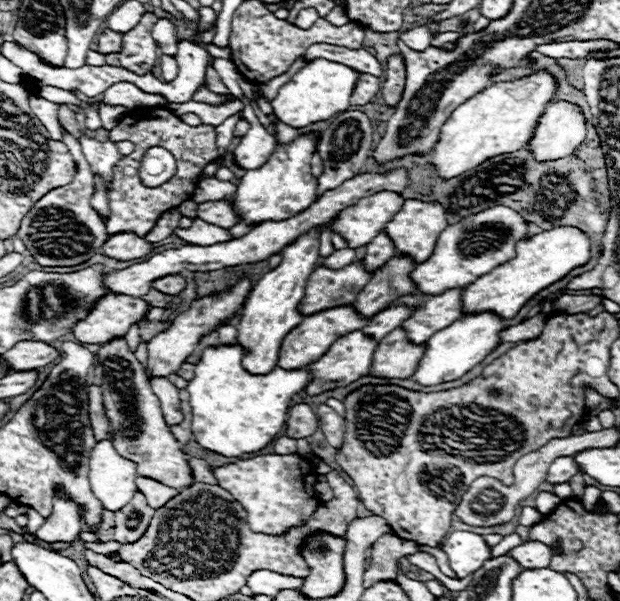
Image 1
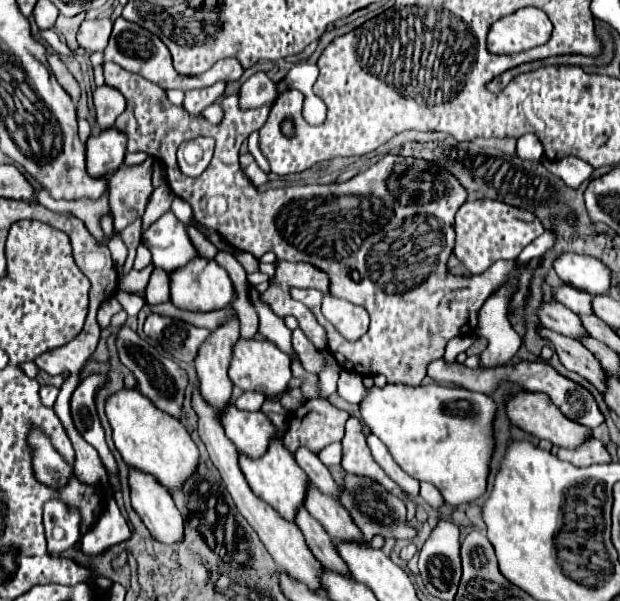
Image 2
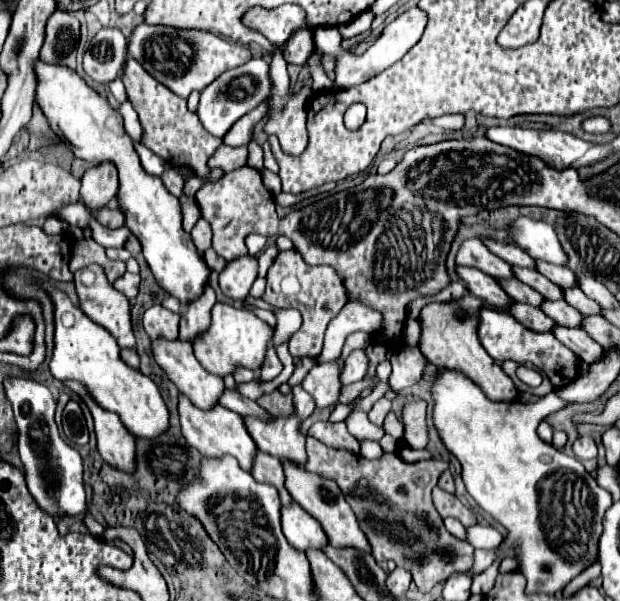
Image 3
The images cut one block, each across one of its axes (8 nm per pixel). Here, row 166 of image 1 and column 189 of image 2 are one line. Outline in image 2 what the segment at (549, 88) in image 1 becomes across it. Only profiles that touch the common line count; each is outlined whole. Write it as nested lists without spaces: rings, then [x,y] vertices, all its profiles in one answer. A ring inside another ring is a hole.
[[[118,390],[110,394],[104,412],[112,426],[114,446],[126,464],[138,466],[138,470],[146,470],[148,474],[156,474],[158,482],[162,482],[162,486],[168,490],[182,486],[188,474],[194,472],[194,466],[198,464],[198,448],[192,442],[188,430],[178,418],[158,410],[138,390]]]

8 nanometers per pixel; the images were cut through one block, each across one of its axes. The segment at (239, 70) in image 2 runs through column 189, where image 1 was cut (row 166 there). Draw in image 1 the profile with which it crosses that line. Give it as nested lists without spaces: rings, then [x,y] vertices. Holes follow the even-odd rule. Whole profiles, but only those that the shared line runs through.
[[[64,132],[62,142],[66,144],[74,157],[76,176],[70,184],[58,186],[58,188],[50,190],[48,194],[44,194],[32,206],[32,210],[26,214],[26,218],[22,220],[22,226],[18,230],[18,238],[36,256],[36,262],[40,266],[76,266],[76,264],[82,264],[90,256],[94,256],[108,238],[98,212],[90,204],[92,194],[94,194],[92,170],[84,158],[79,140],[70,132]]]

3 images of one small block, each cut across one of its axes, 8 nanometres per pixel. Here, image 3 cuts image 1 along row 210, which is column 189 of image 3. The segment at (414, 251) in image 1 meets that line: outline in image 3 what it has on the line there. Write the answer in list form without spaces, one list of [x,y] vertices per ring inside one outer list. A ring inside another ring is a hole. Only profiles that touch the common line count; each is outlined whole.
[[[180,394],[178,398],[178,414],[180,414],[180,424],[182,424],[182,436],[186,438],[186,442],[196,448],[202,456],[208,456],[208,458],[222,458],[226,454],[234,456],[238,460],[238,464],[250,472],[250,466],[252,466],[252,458],[254,458],[254,452],[256,452],[256,444],[254,440],[250,438],[242,418],[232,412],[232,410],[226,410],[224,406],[212,406],[210,410],[200,410],[196,408],[188,396]]]

